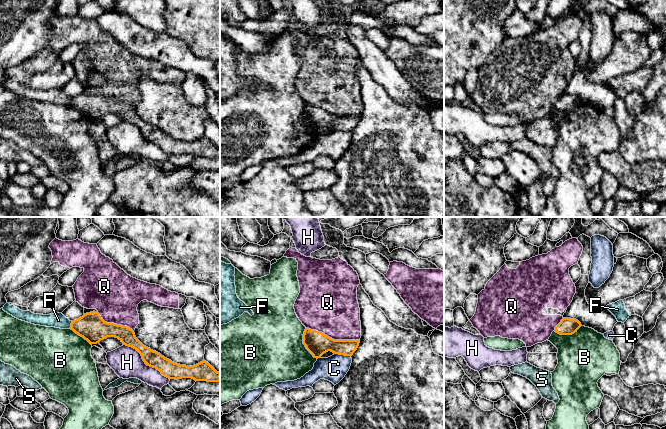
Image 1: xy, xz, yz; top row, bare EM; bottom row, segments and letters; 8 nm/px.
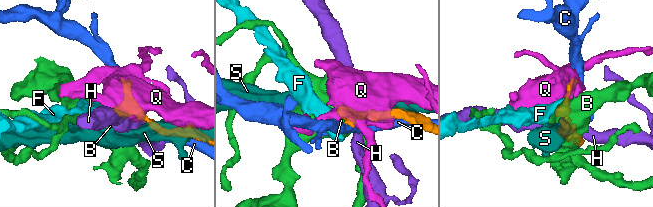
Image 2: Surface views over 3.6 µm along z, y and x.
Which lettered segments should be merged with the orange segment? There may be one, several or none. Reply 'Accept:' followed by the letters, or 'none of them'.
Accept: none of them

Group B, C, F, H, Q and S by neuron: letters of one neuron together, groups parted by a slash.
B / C / F Q / H / S

